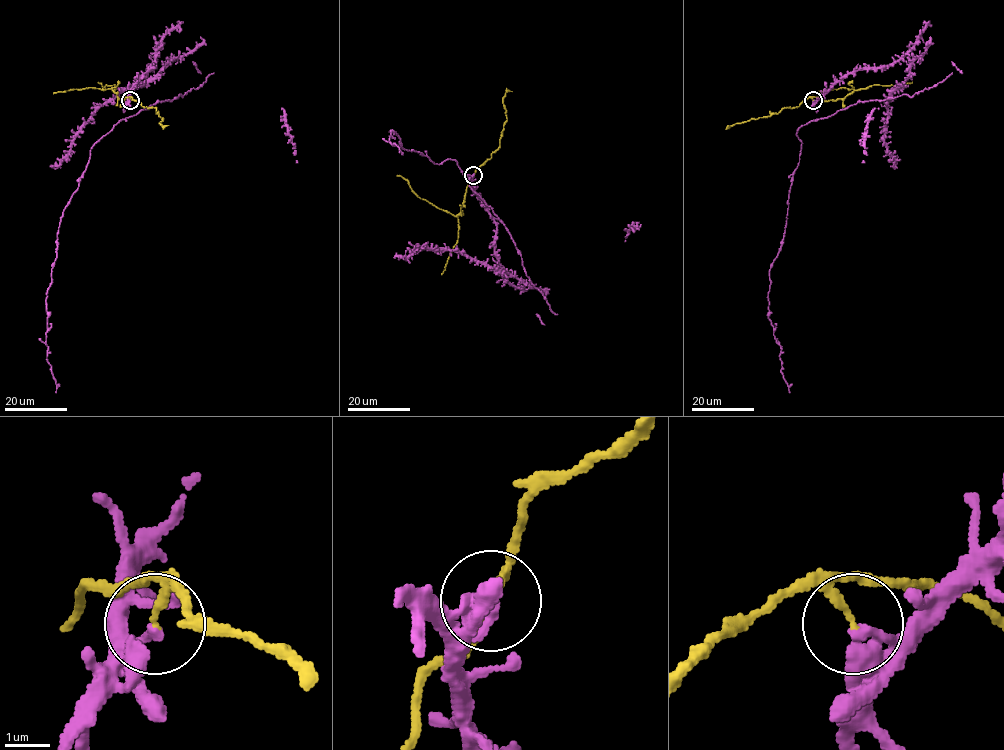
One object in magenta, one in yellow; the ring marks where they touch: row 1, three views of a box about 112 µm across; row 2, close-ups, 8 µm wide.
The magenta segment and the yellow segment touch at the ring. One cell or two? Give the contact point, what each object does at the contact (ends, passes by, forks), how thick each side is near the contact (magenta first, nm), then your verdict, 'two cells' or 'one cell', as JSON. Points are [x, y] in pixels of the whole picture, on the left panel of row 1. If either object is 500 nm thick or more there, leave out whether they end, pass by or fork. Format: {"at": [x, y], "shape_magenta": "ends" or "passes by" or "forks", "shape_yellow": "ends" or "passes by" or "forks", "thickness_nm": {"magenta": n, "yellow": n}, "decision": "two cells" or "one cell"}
{"at": [130, 100], "shape_magenta": "ends", "shape_yellow": "ends", "thickness_nm": {"magenta": 220, "yellow": 170}, "decision": "two cells"}

